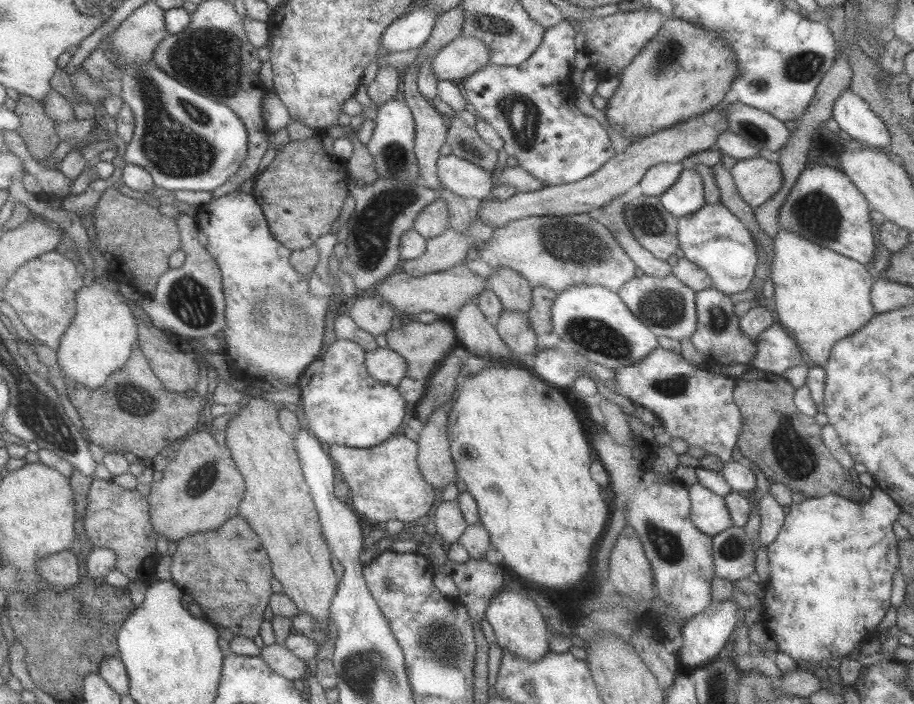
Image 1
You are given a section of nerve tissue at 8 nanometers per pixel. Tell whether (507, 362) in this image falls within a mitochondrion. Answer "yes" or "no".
no

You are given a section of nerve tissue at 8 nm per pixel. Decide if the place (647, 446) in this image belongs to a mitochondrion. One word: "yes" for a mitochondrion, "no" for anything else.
no

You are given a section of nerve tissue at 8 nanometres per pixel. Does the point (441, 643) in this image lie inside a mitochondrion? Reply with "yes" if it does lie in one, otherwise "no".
yes

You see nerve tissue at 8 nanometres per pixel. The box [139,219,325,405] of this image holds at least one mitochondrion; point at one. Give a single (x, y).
(187, 301)

